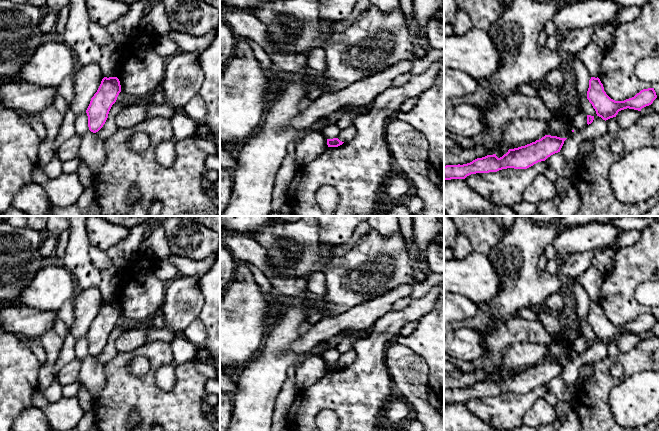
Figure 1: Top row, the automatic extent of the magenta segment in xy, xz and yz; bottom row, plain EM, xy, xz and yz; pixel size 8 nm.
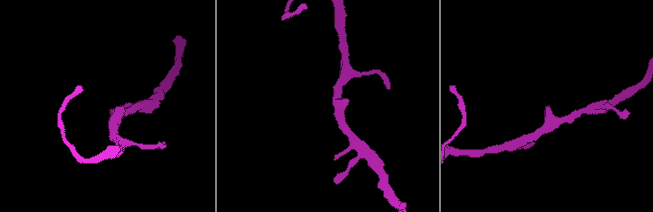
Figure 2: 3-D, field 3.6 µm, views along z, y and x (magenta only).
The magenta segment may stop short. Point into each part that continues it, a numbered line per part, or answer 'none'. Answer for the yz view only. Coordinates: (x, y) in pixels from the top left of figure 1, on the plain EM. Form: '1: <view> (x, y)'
none

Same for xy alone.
none

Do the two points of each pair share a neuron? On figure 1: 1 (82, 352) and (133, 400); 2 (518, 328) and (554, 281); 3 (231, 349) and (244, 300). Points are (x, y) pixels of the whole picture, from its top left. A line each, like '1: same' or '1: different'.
1: different
2: different
3: same

